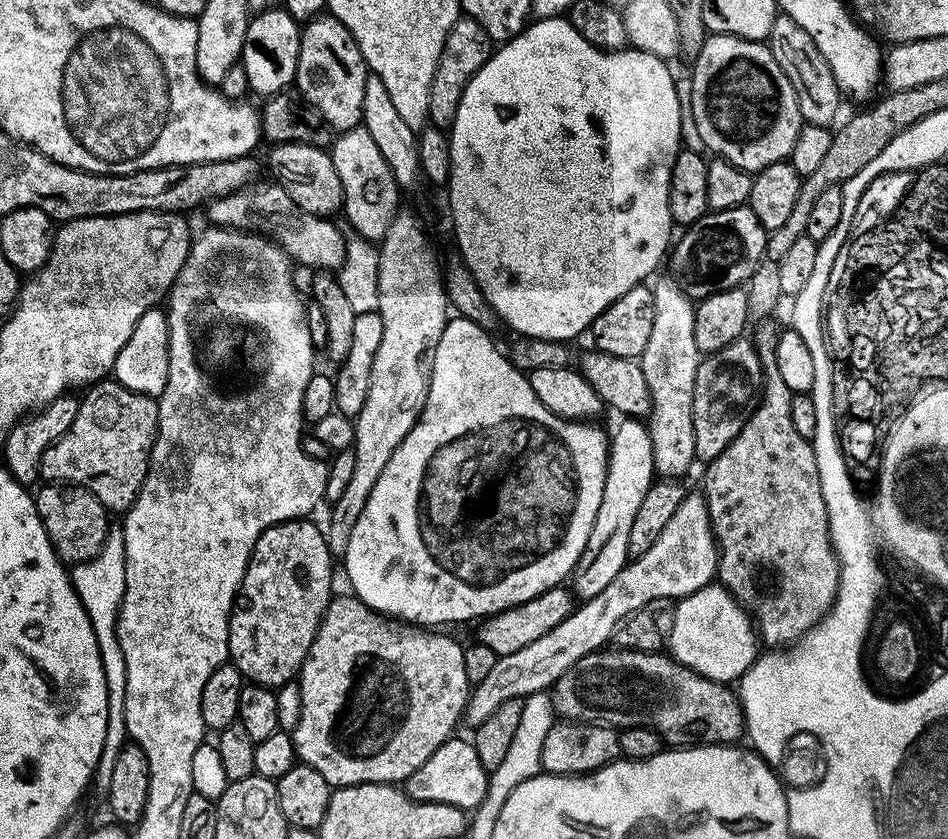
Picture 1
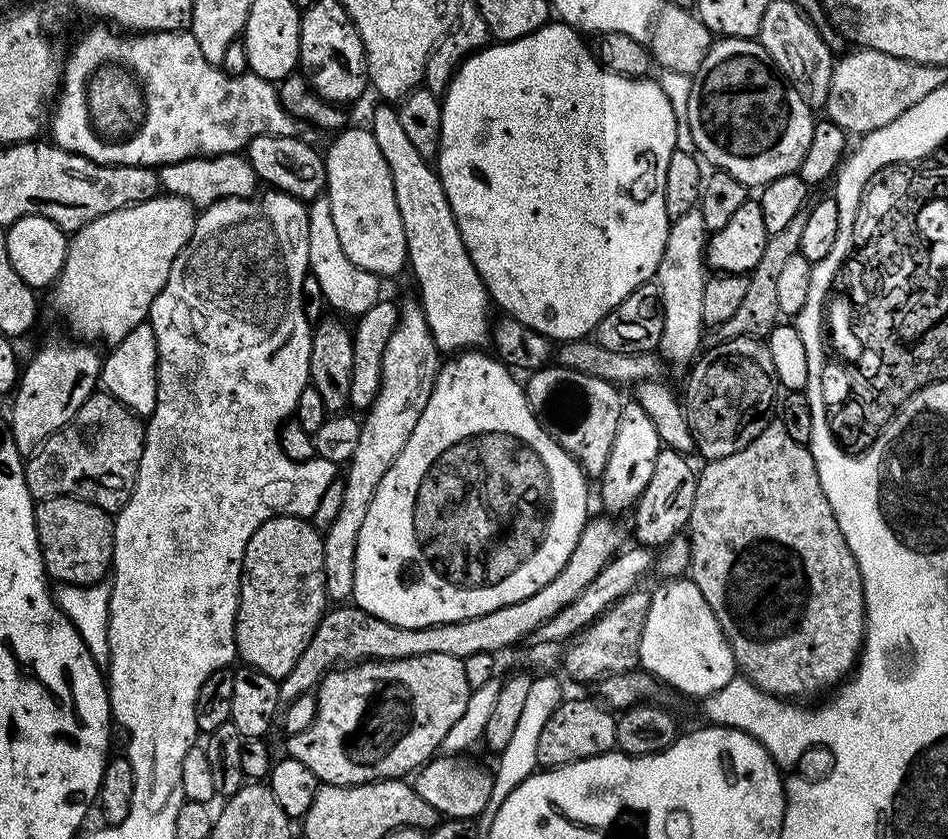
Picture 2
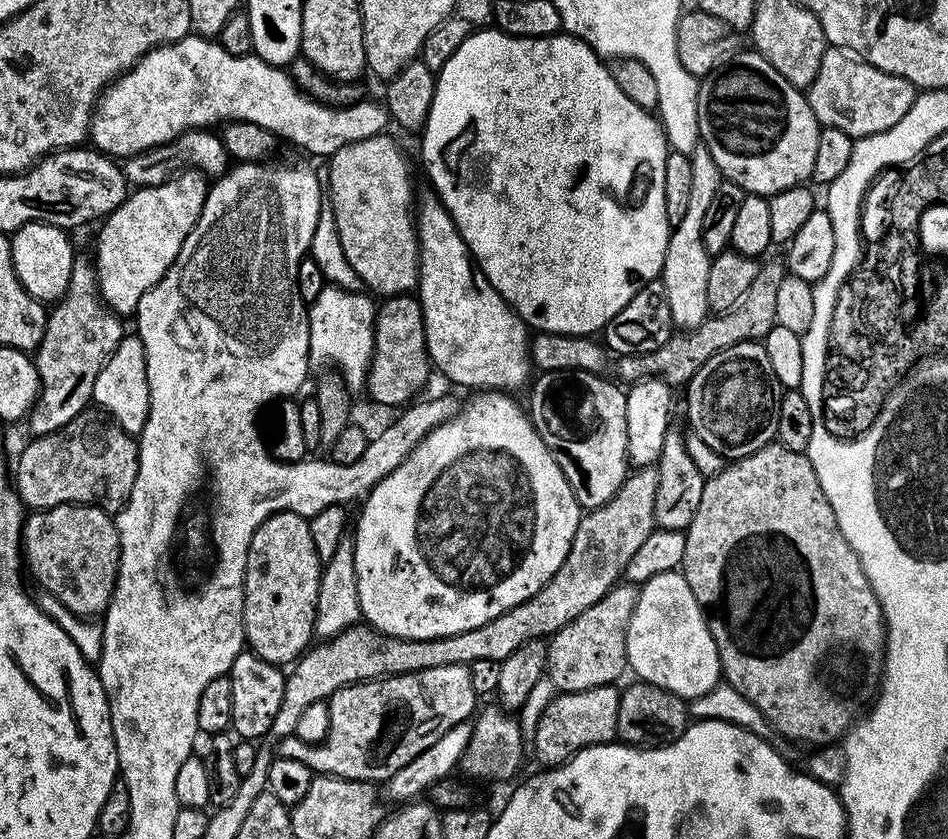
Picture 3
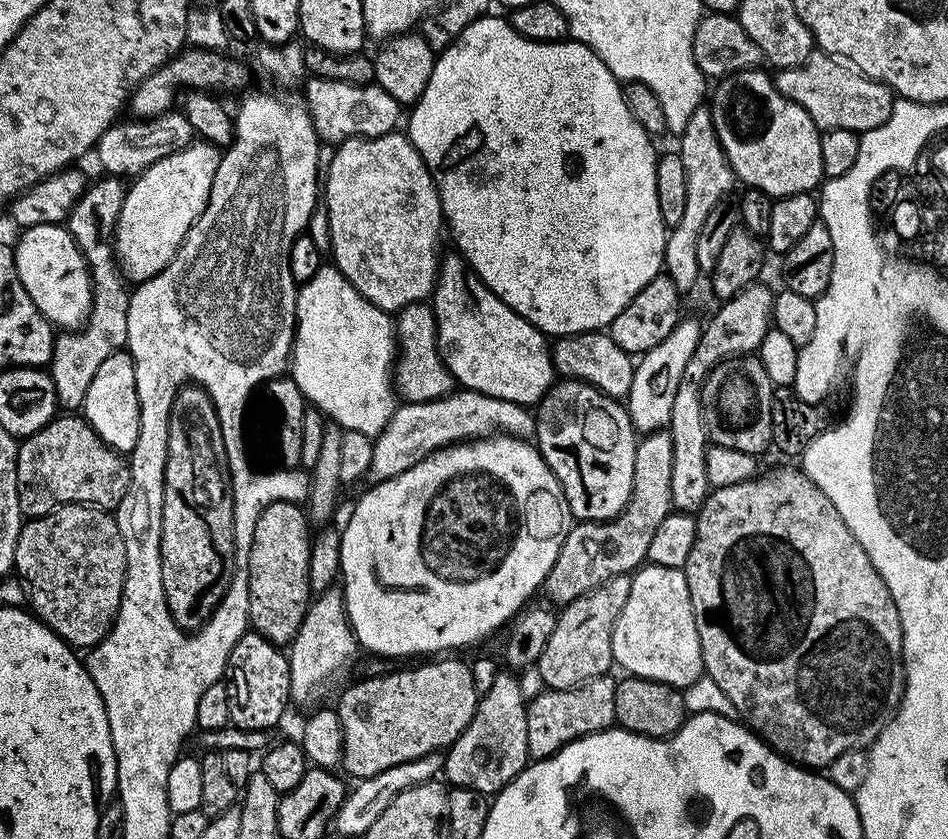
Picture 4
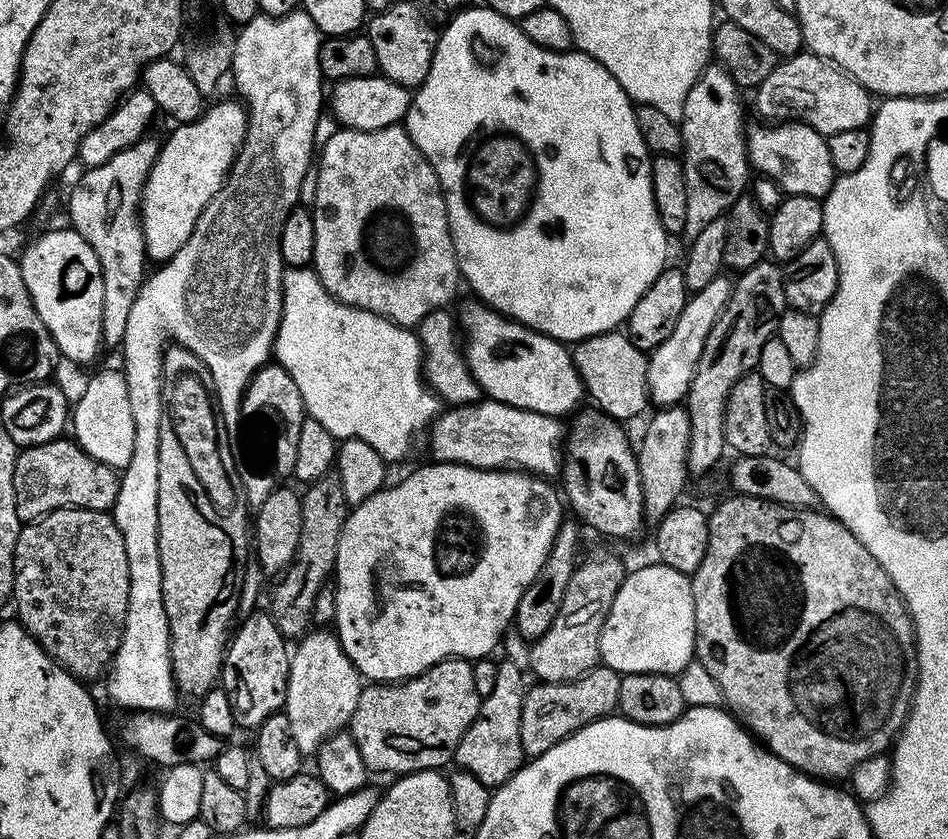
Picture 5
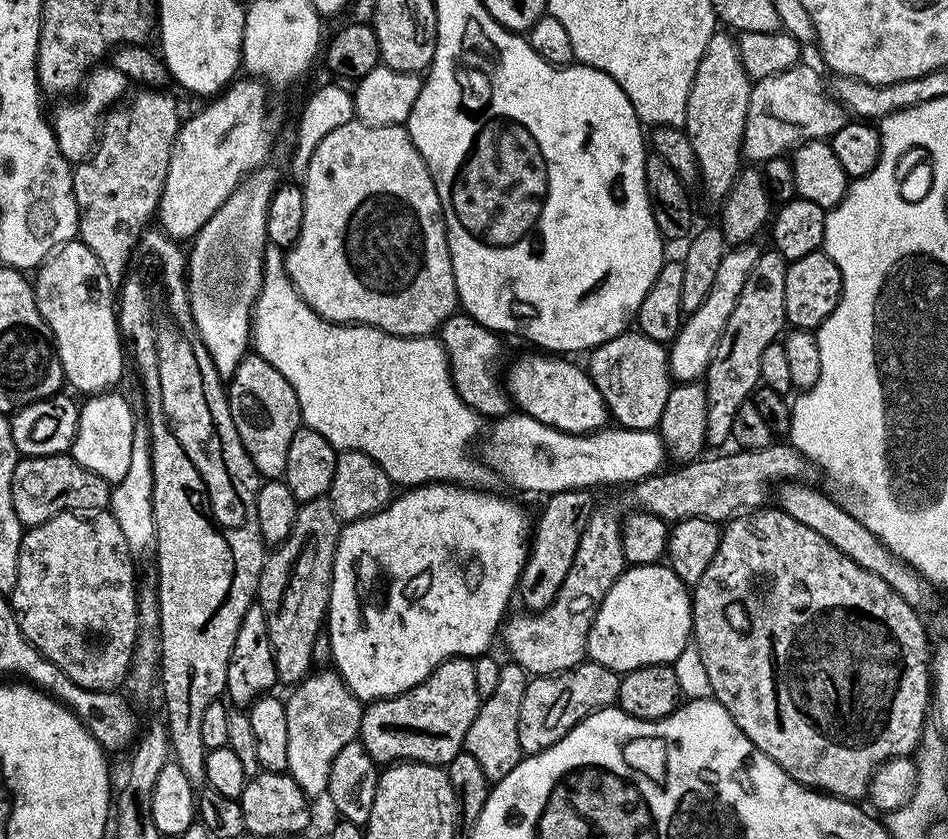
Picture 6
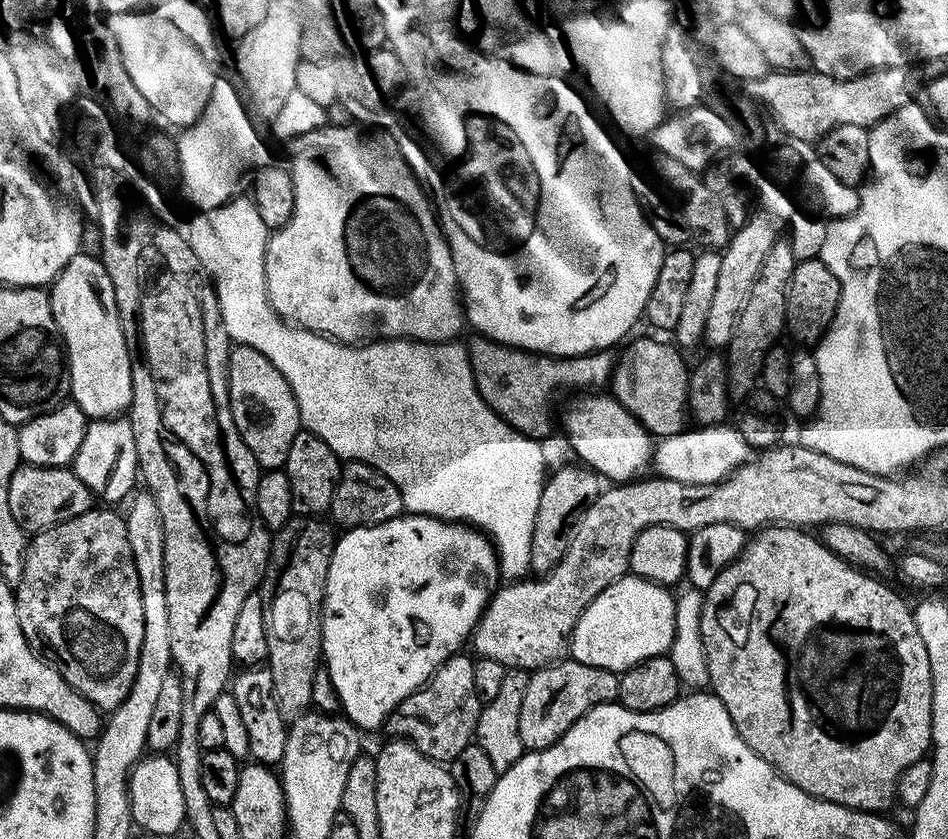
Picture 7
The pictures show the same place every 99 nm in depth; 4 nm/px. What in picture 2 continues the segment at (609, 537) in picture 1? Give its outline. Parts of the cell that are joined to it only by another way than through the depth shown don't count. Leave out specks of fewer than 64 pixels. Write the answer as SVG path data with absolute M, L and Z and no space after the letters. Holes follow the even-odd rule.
M638 402L631 403L620 409L618 434L614 434L614 446L610 446L606 466L598 480L600 500L612 512L627 513L635 505L642 490L646 490L646 482L654 475L654 458L658 458L662 447L658 430L654 430L654 422L650 422L646 410Z

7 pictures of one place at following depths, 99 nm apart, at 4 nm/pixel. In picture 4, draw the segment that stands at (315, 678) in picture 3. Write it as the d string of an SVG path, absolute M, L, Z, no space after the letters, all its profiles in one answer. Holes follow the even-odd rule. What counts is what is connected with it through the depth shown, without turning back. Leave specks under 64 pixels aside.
M666 430L649 432L639 437L634 454L634 486L630 490L627 506L613 520L585 520L573 523L569 528L562 542L562 550L558 550L558 558L542 585L543 595L548 595L553 600L553 605L563 606L574 602L574 598L582 598L582 594L602 586L610 578L635 573L647 561L650 542L658 530L658 525L662 518L666 518L668 513L673 511L670 498L673 463L674 442Z

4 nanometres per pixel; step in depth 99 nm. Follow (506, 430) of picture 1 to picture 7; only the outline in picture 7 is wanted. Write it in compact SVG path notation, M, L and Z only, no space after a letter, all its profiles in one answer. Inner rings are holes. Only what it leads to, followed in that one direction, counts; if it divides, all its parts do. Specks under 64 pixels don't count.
M417 512L411 514L401 514L390 518L381 524L371 524L361 528L349 528L343 533L344 537L337 539L332 545L332 557L330 558L330 570L326 578L326 590L324 591L324 621L322 622L322 664L327 670L328 680L332 683L332 688L336 691L336 696L340 699L343 715L351 720L357 728L367 730L367 728L385 727L387 718L391 712L416 689L424 687L428 679L436 672L436 667L457 655L460 648L469 643L470 637L476 623L480 621L480 615L484 612L484 607L492 599L492 593L498 587L500 575L500 561L496 558L496 550L492 546L491 540L483 532L459 522L449 522L441 520L438 516L423 516Z

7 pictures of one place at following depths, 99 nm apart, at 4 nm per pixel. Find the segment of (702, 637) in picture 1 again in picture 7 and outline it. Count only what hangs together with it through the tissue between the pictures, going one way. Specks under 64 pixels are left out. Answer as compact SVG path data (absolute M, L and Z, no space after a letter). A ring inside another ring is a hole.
M626 574L621 580L616 580L578 618L572 631L570 641L571 659L582 662L586 666L598 666L614 673L621 673L625 668L633 668L646 658L663 656L672 646L674 630L676 629L676 596L665 585L655 584L641 576Z

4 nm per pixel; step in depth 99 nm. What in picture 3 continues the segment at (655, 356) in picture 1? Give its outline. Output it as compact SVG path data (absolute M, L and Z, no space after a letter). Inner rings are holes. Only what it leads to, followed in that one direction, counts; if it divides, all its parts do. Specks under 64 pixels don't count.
M697 146L690 153L690 202L682 222L678 222L669 231L666 258L662 279L666 286L666 298L670 302L670 314L673 325L680 330L697 328L703 320L709 319L708 303L706 302L706 281L710 275L710 262L706 246L702 242L702 217L706 215L706 206L714 199L722 177L718 170L718 162L710 158L710 150Z

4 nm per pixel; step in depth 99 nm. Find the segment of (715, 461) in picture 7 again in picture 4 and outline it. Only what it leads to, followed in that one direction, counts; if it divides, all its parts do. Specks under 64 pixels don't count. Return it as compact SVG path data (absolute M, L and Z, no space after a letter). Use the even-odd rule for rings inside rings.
M453 390L448 396L443 396L430 402L418 402L417 404L401 403L397 407L395 414L390 418L390 422L384 427L383 432L375 437L372 449L374 458L372 465L368 468L367 479L372 482L389 480L422 462L440 448L449 448L452 444L462 444L469 440L478 440L493 434L503 434L506 436L518 436L528 438L536 431L536 421L533 413L523 404L506 402L502 398L490 398L481 392L469 392L467 390Z

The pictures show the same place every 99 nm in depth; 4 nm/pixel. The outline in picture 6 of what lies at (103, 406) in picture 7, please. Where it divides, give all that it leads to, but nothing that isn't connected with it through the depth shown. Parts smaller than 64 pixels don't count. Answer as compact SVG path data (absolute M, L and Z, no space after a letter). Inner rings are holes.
M79 239L71 240L40 265L34 276L34 287L36 305L56 342L65 381L83 394L115 389L124 372L126 348L118 323L114 285L106 278L102 262Z

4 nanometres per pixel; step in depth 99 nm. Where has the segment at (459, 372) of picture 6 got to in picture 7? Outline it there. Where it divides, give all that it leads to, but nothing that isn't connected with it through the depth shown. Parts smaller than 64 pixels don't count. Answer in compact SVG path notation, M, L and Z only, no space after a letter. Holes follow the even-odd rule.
M477 335L476 340L467 341L468 358L470 370L474 376L474 382L478 388L478 394L501 418L514 430L518 430L523 436L532 440L543 441L544 436L552 432L552 403L560 391L572 391L572 394L580 394L585 390L600 390L612 379L612 367L616 365L616 356L611 351L601 350L598 352L587 352L584 356L570 356L557 358L555 356L541 356L531 352L523 352L521 348L508 348L489 340L486 336Z

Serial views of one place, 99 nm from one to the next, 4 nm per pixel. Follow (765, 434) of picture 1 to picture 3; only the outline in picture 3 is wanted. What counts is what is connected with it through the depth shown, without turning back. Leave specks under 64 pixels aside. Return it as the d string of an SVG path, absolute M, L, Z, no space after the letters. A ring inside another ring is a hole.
M773 442L762 446L762 450L746 458L725 463L721 472L705 479L702 502L698 502L698 510L684 532L684 537L686 554L682 571L690 590L694 590L694 598L708 617L708 629L718 646L723 683L738 690L742 698L746 698L763 714L770 728L788 740L801 740L804 744L812 744L811 746L823 746L836 744L847 736L849 728L857 723L861 713L873 703L881 687L888 625L884 623L882 606L862 570L862 562L858 554L854 554L850 542L846 542L838 526L838 518L834 518L834 510L818 482L818 474L814 474L814 466L808 461L807 455L786 450L786 446Z

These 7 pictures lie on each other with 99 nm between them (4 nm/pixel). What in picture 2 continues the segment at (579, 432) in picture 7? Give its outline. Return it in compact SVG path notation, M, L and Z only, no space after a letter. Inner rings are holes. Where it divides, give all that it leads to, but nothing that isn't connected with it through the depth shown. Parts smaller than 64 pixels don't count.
M384 107L388 108L373 110L370 130L374 134L374 142L378 142L378 150L382 150L382 158L386 158L386 166L390 166L390 178L394 182L394 202L398 202L398 214L402 214L402 230L406 234L407 267L410 272L412 268L412 276L416 279L416 288L420 291L418 303L430 326L430 334L437 348L444 354L479 349L487 345L490 340L488 291L462 242L462 234L456 225L454 210L446 198L446 190L440 181L439 171L429 160L422 158L422 154L418 154L417 148L410 143L410 137L402 130L402 122L398 122L396 108Z

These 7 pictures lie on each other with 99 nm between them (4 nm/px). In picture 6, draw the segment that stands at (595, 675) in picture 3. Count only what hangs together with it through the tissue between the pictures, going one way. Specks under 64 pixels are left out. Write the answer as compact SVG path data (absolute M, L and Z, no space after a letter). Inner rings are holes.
M593 511L592 516L586 522L586 530L582 530L582 542L578 542L578 554L574 554L574 563L566 574L566 582L562 582L562 590L558 590L558 598L554 598L554 602L550 602L550 606L546 606L540 612L525 611L524 616L514 617L513 615L503 625L502 640L504 636L504 644L508 647L509 654L512 655L509 657L532 676L549 676L585 663L588 655L588 635L596 612L606 598L610 586L614 586L614 582L624 573L626 567L620 537L621 527L622 520L619 515L616 517L612 512Z

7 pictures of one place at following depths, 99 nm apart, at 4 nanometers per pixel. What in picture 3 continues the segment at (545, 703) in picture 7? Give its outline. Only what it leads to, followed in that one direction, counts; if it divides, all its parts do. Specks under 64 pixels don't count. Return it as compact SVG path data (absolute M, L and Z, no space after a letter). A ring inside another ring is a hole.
M616 684L594 686L594 690L561 692L542 710L534 734L530 738L530 752L545 769L558 768L582 750L617 739L618 702L621 689Z

